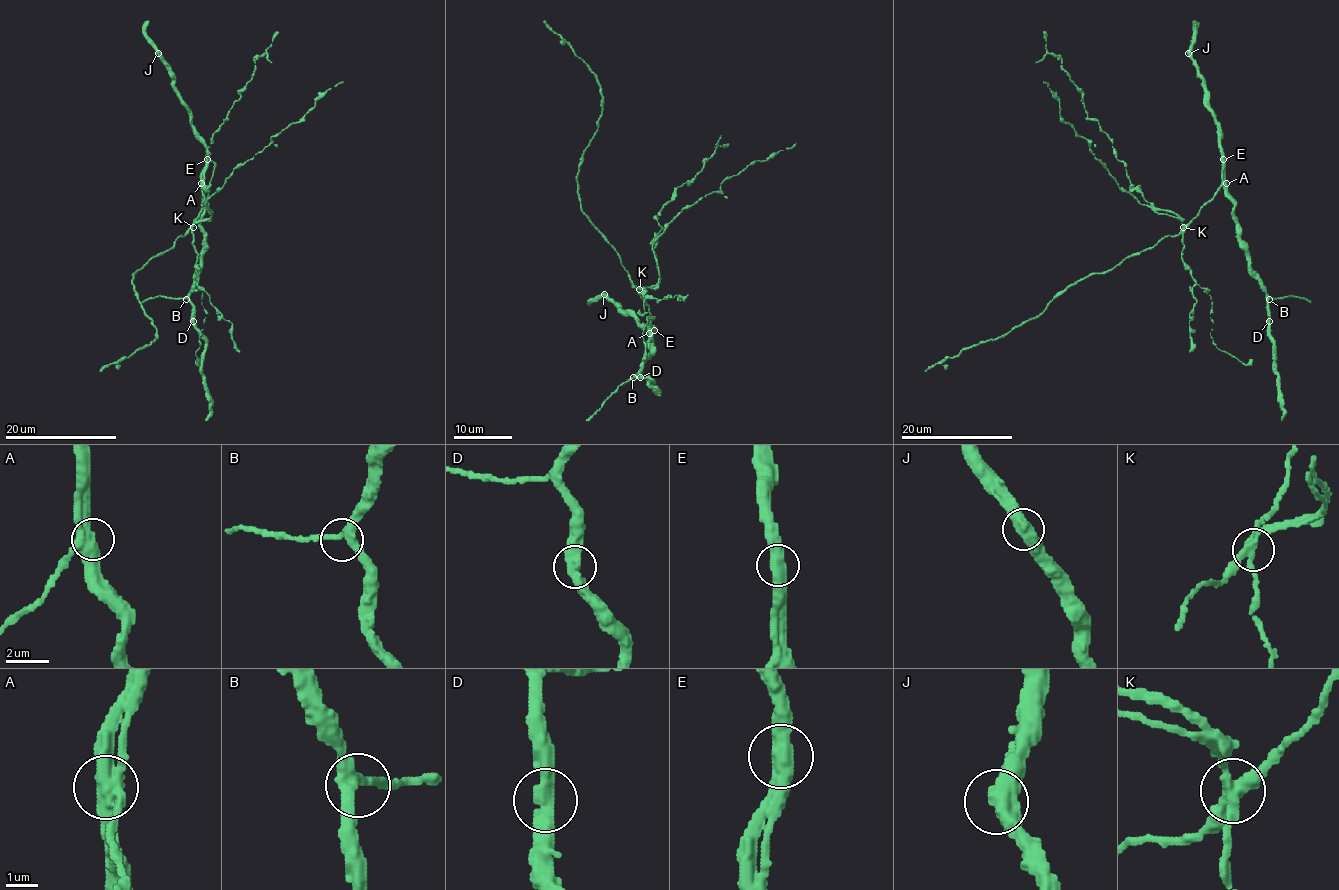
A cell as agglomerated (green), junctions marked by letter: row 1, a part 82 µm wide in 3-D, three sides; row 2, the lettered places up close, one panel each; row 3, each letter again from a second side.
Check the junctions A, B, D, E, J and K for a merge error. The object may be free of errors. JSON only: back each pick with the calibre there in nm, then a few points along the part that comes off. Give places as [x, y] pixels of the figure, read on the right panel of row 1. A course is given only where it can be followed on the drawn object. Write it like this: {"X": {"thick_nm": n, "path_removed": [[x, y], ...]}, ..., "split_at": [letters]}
{"K": {"thick_nm": 380, "path_removed": [[1184, 227], [1178, 215], [1157, 209], [1131, 183], [1113, 141], [1087, 117], [1082, 91], [1046, 49], [1044, 31]]}, "split_at": ["K"]}

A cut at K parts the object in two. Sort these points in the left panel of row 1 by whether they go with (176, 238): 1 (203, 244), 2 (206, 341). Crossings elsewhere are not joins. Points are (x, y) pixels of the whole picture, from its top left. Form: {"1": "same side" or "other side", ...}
{"1": "same side", "2": "same side"}

